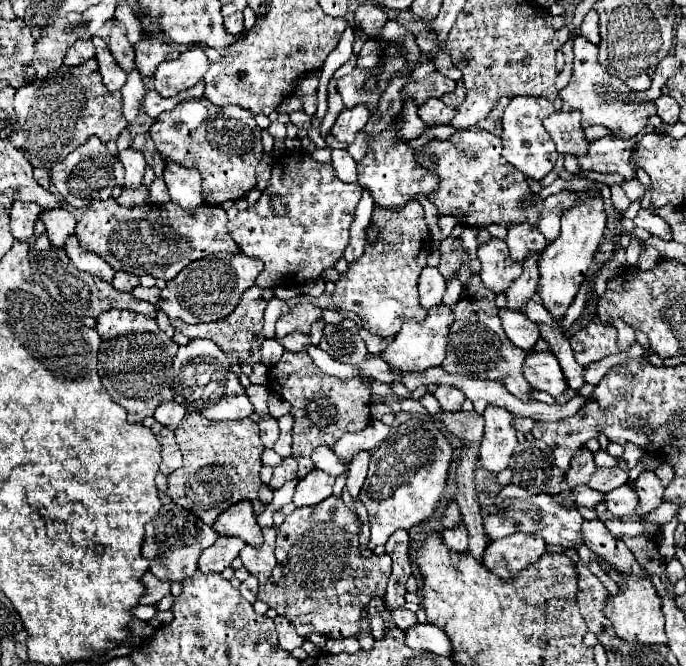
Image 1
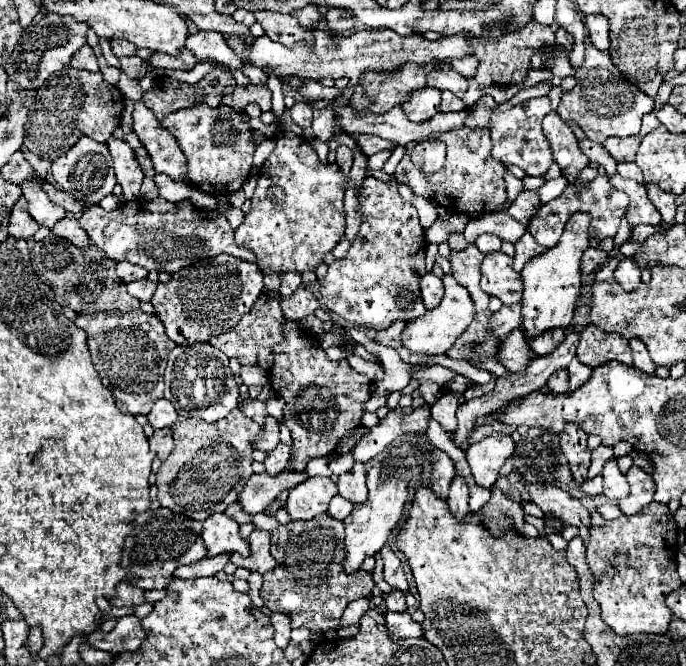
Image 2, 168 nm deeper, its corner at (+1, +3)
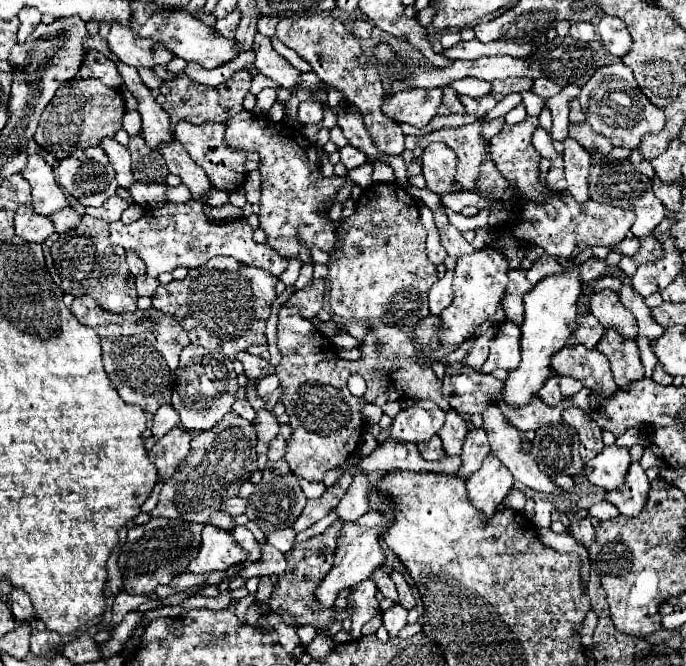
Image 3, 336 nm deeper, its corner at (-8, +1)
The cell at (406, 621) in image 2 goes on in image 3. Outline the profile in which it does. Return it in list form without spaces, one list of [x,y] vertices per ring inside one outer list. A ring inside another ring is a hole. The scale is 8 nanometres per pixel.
[[[393,605],[393,607],[389,607],[387,611],[383,611],[381,613],[381,617],[383,617],[383,623],[385,623],[385,627],[387,627],[387,631],[389,631],[389,635],[391,637],[397,637],[397,633],[405,627],[405,617],[407,617],[407,611],[401,607],[401,605]]]

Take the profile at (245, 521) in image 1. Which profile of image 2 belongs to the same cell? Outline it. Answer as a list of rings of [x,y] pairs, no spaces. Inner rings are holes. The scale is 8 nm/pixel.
[[[212,513],[204,521],[204,531],[202,539],[208,547],[208,555],[218,555],[218,553],[242,553],[250,555],[250,545],[244,537],[240,537],[240,523],[226,513]]]

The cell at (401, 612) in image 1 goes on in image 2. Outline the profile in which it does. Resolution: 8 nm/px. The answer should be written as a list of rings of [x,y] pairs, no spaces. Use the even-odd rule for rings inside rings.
[[[390,593],[388,595],[388,599],[386,599],[386,611],[406,611],[408,607],[406,607],[406,599],[404,599],[404,595],[402,593]]]

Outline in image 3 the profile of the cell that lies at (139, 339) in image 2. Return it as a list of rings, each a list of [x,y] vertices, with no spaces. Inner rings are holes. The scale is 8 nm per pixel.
[[[75,297],[71,303],[71,313],[77,317],[79,323],[93,327],[97,335],[101,337],[101,349],[103,349],[103,365],[105,371],[111,379],[111,385],[117,389],[121,399],[125,403],[139,403],[143,411],[155,413],[161,405],[171,403],[171,381],[173,381],[173,371],[177,369],[179,363],[179,353],[185,345],[189,345],[189,337],[185,329],[175,323],[169,315],[157,311],[157,309],[147,309],[147,311],[135,311],[135,313],[125,313],[125,315],[115,315],[99,307],[99,303],[91,297]],[[143,315],[153,315],[159,317],[159,327],[155,333],[147,333],[143,325],[135,325],[135,321]]]

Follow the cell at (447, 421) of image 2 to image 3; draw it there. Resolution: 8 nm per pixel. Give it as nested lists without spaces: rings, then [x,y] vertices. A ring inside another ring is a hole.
[[[447,411],[447,421],[445,421],[443,429],[439,431],[443,449],[447,455],[461,455],[461,447],[463,447],[467,431],[469,431],[467,421],[463,421],[457,415],[457,411]]]

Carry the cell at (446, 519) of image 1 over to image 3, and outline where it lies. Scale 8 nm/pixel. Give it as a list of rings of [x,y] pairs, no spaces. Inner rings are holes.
[[[439,435],[431,437],[429,443],[417,445],[417,449],[419,449],[419,453],[421,453],[423,459],[441,459],[441,457],[445,457],[445,451],[443,451],[443,445],[439,441]]]

